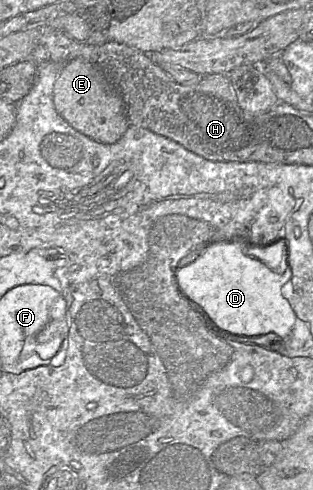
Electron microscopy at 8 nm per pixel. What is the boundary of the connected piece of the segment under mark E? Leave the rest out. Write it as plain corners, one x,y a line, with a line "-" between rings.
83,58
66,63
54,84
53,103
57,113
74,129
103,144
116,143
130,127
122,97

